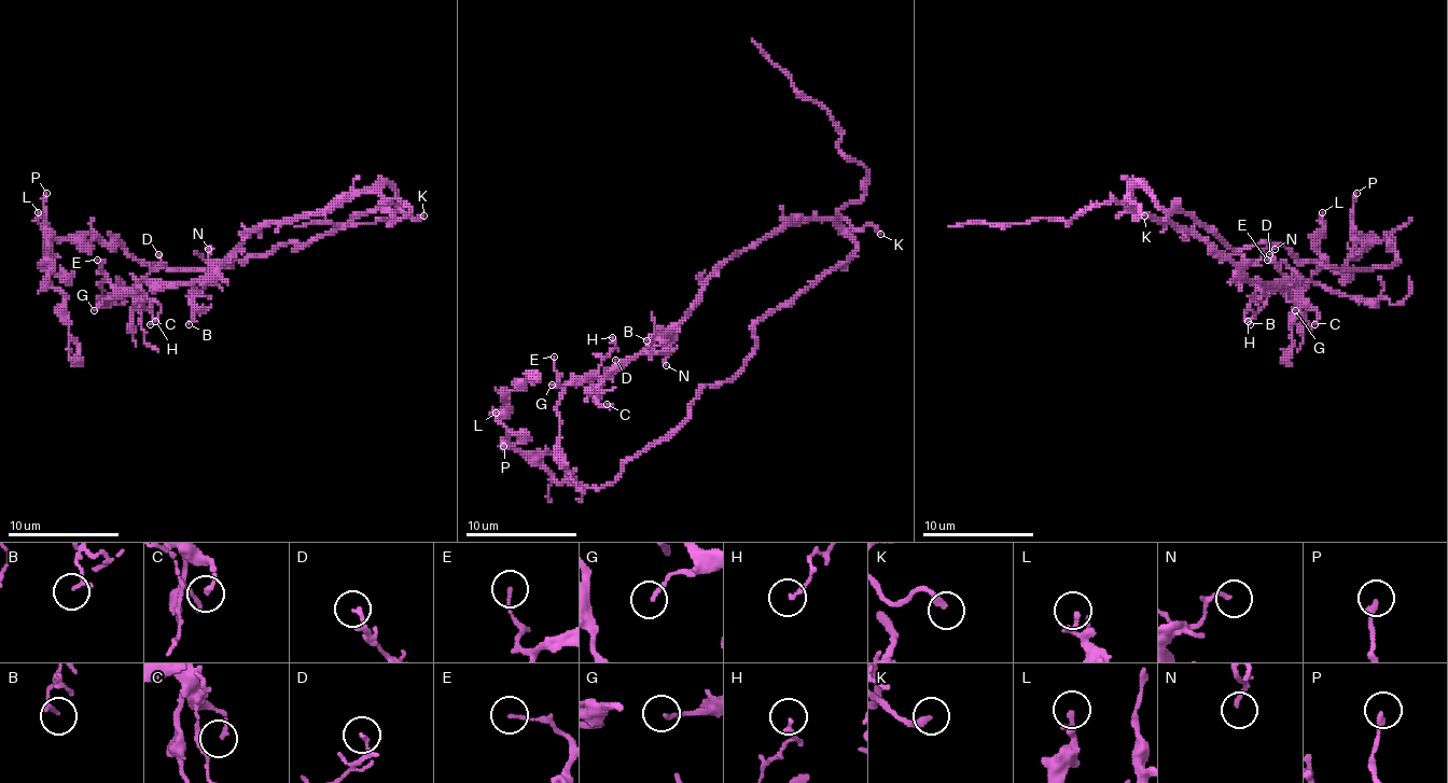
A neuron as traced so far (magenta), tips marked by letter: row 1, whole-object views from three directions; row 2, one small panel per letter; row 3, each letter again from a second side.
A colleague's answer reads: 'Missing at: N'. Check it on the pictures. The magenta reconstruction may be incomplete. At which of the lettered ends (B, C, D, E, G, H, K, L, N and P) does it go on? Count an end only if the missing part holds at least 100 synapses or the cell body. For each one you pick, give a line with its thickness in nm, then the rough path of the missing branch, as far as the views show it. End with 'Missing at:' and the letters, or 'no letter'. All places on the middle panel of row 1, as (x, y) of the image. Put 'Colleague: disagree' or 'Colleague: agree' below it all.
K: 240 nm
Missing at: K
Colleague: disagree

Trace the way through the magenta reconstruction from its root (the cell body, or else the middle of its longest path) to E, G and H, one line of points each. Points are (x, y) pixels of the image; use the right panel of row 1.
E: (1197, 218), (1164, 210), (1144, 184), (1130, 190), (1248, 279), (1289, 288), (1295, 274), (1267, 260)
G: (1197, 218), (1164, 210), (1144, 184), (1130, 190), (1144, 212), (1208, 240), (1248, 279), (1286, 279), (1295, 310)
H: (1197, 218), (1164, 210), (1144, 184), (1130, 190), (1144, 212), (1208, 240), (1248, 279), (1286, 279), (1248, 321)

